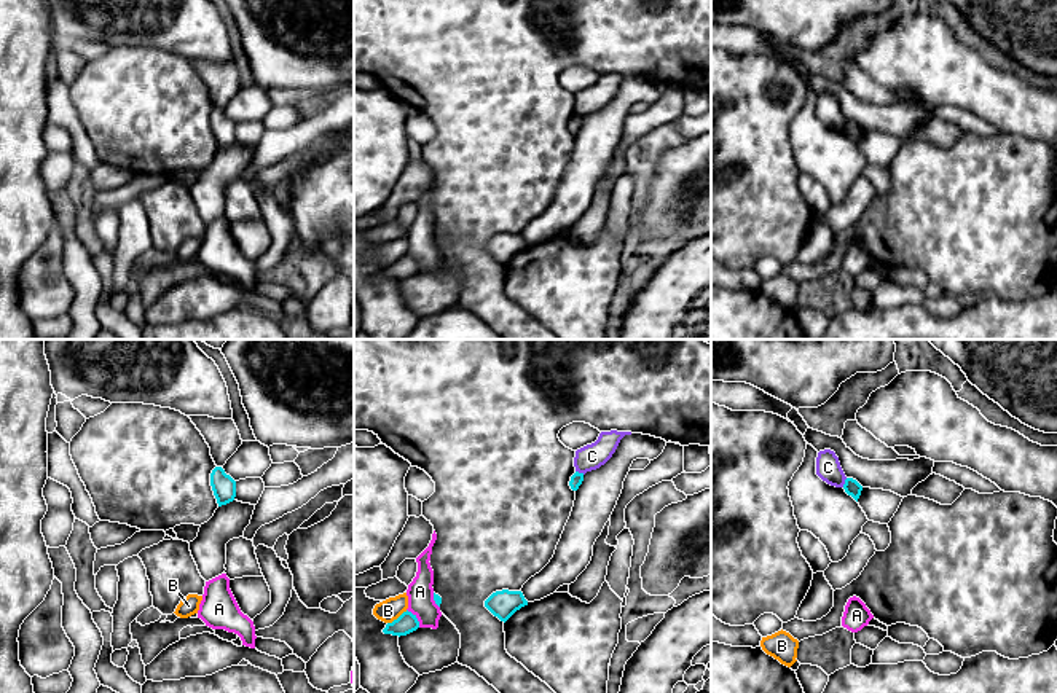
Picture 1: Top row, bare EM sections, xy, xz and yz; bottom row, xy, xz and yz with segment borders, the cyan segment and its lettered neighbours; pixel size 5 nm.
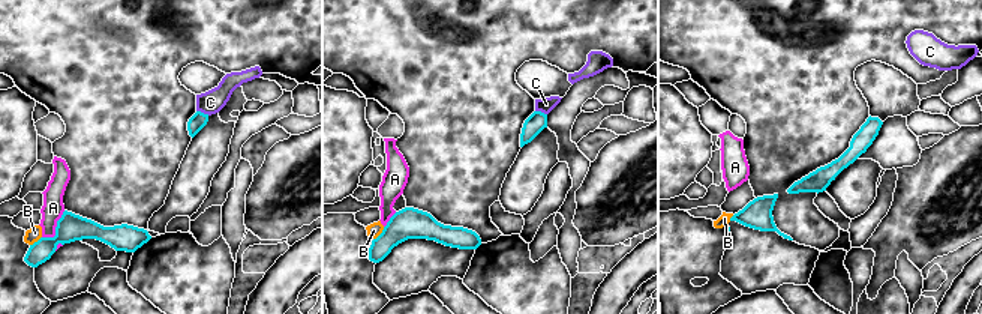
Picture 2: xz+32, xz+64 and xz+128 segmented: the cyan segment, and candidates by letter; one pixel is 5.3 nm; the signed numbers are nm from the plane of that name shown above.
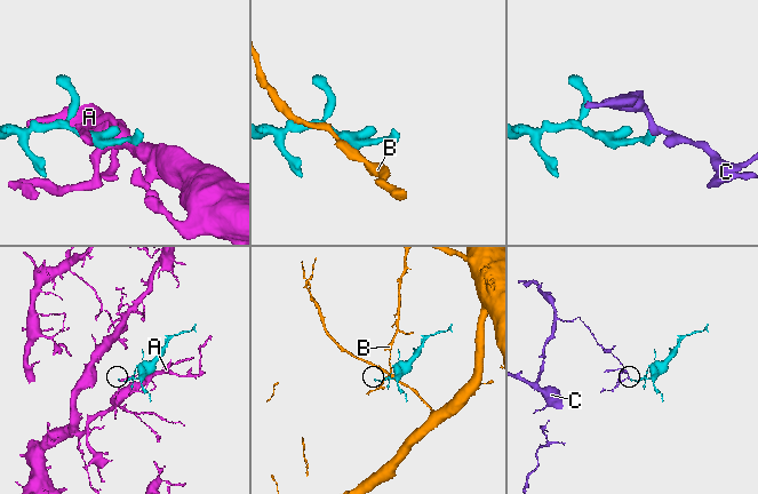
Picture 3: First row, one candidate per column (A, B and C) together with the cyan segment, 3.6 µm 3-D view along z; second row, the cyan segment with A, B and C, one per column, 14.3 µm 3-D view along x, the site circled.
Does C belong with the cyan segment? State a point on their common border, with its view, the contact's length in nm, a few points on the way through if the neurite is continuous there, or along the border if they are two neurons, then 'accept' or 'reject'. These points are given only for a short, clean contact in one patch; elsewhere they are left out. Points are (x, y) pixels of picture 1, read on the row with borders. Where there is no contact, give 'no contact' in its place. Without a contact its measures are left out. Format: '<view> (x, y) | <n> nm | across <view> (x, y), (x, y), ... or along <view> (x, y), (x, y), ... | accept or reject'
yz (845, 483) | 50 nm | along yz (847, 478), (842, 486) | reject

